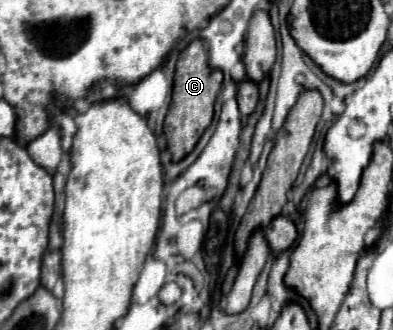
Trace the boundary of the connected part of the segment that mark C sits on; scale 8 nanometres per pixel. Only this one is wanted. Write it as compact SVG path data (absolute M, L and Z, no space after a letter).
M194 40L188 48L180 52L176 72L174 72L174 90L172 90L172 102L168 108L168 114L164 118L164 132L168 138L168 150L172 154L172 162L182 160L186 154L190 154L204 134L204 130L212 122L214 114L214 100L222 84L220 70L212 70L208 66L208 56L202 46L202 40Z

